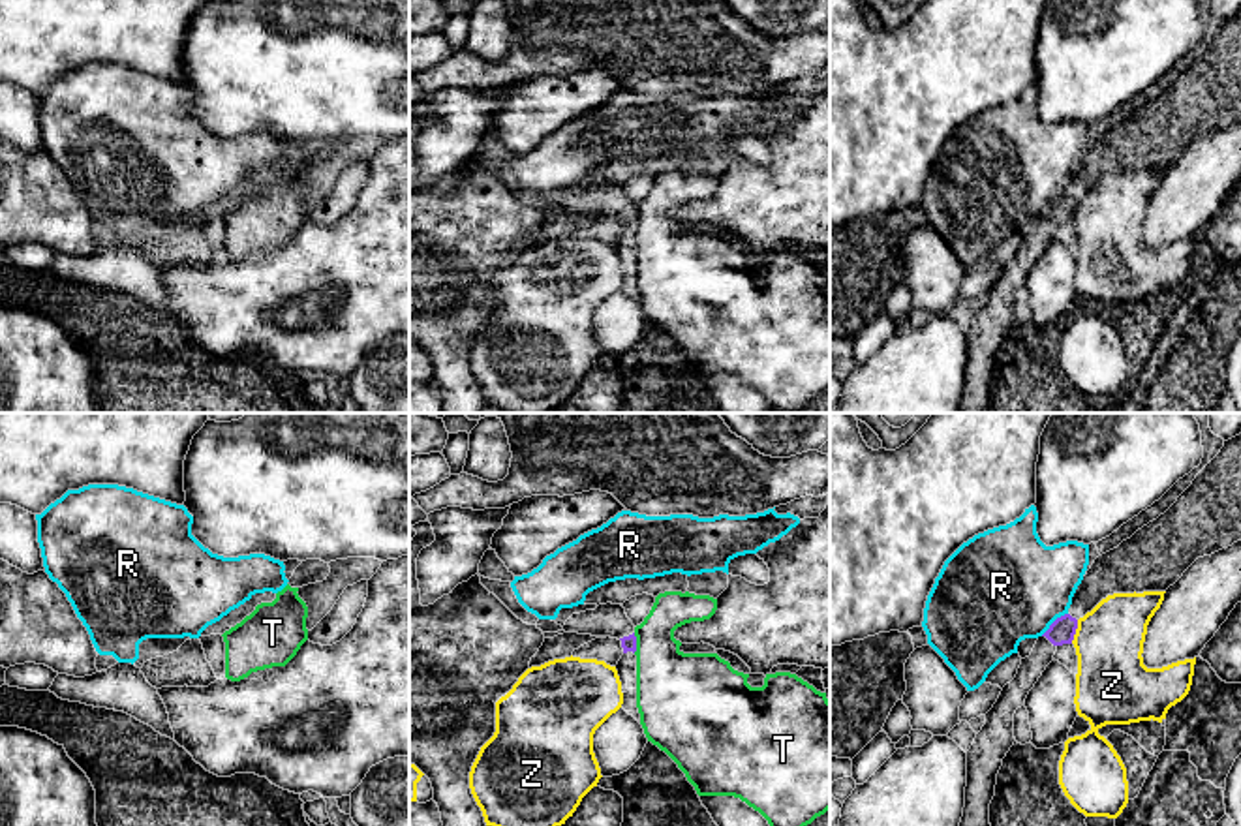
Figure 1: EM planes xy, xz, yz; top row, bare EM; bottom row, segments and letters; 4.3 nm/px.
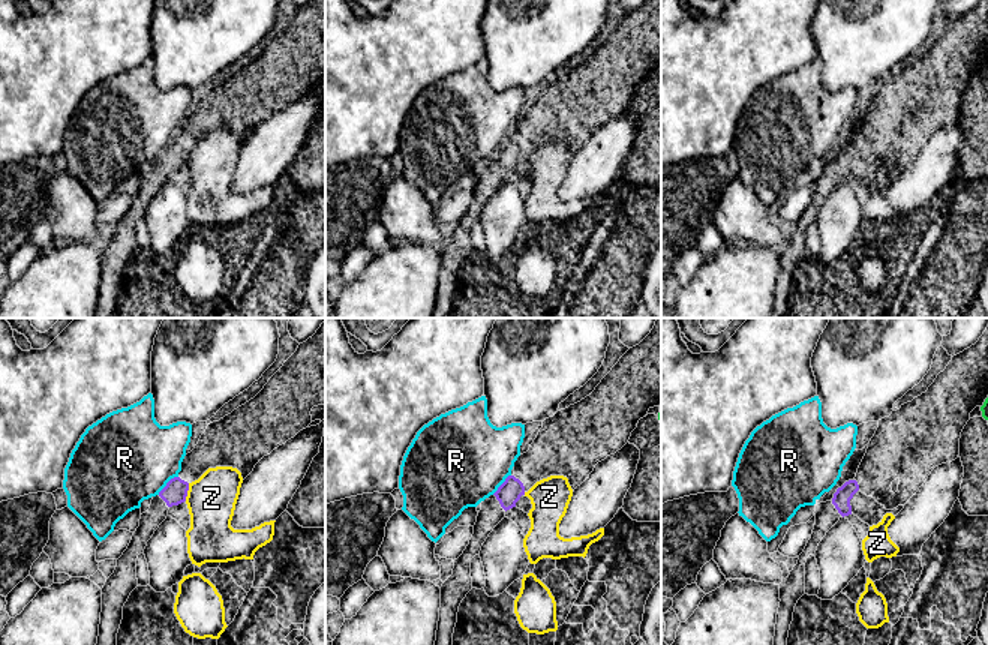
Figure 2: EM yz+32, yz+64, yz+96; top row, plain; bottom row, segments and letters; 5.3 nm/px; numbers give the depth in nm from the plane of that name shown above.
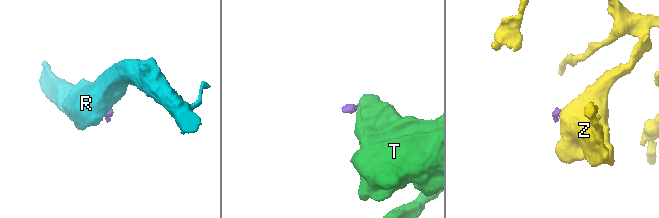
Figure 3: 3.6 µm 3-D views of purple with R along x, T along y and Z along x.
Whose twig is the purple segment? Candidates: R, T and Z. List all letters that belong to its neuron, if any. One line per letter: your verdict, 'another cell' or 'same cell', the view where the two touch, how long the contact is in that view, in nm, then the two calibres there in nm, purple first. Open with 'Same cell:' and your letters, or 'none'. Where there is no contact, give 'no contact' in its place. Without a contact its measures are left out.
Same cell: none
R: another cell | yz | 160 nm | 110/480 nm
T: another cell | xz | 90 nm | 60/320 nm
Z: another cell | yz | 110 nm | 110/300 nm

